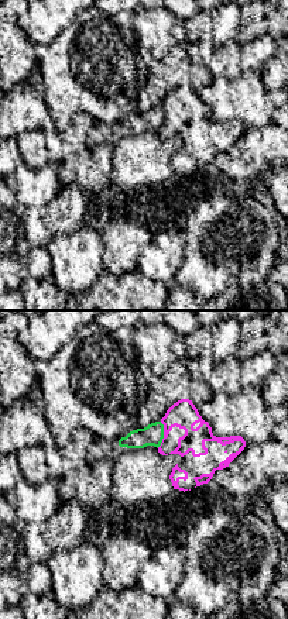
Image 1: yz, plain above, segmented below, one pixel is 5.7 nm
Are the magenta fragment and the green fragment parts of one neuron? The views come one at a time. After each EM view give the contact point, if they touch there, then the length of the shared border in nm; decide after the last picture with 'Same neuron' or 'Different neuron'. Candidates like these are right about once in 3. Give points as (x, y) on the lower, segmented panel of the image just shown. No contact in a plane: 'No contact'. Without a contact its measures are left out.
Touches magenta at (164, 434). Shared border 150 nm

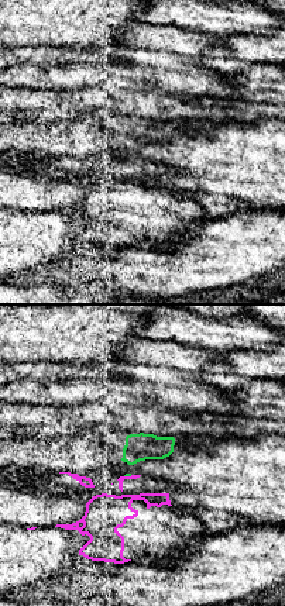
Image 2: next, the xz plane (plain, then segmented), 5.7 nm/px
Touches magenta at (127, 477). Shared border 50 nm

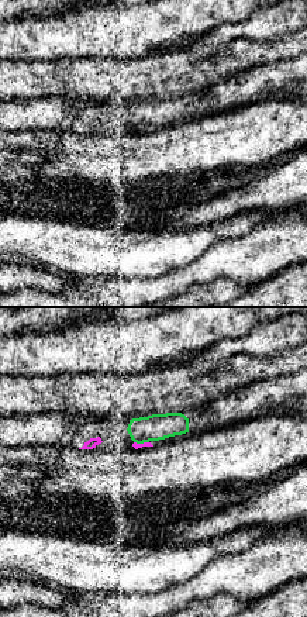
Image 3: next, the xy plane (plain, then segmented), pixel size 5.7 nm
Touches magenta at (141, 444). Shared border 90 nm

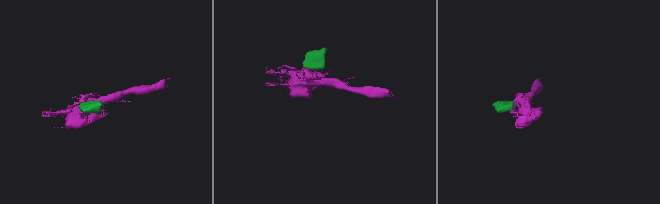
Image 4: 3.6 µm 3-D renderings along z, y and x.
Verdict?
Different neuron

